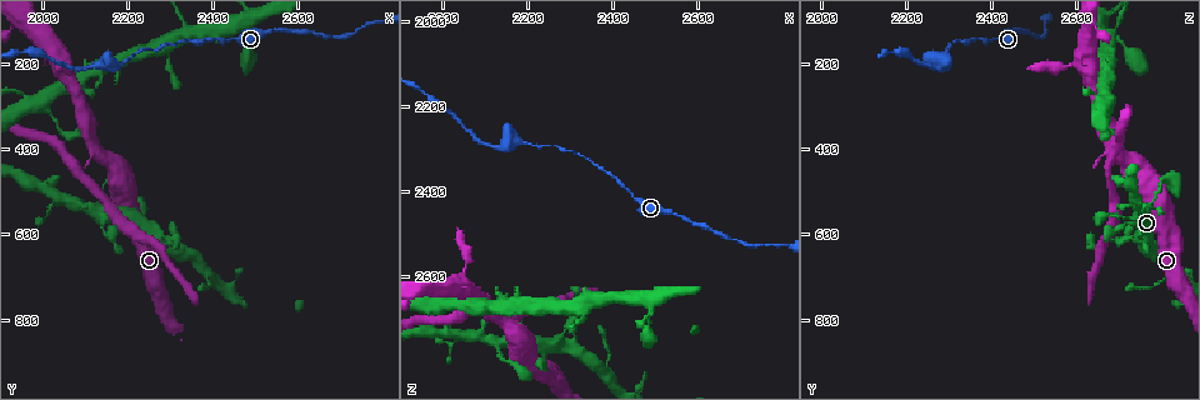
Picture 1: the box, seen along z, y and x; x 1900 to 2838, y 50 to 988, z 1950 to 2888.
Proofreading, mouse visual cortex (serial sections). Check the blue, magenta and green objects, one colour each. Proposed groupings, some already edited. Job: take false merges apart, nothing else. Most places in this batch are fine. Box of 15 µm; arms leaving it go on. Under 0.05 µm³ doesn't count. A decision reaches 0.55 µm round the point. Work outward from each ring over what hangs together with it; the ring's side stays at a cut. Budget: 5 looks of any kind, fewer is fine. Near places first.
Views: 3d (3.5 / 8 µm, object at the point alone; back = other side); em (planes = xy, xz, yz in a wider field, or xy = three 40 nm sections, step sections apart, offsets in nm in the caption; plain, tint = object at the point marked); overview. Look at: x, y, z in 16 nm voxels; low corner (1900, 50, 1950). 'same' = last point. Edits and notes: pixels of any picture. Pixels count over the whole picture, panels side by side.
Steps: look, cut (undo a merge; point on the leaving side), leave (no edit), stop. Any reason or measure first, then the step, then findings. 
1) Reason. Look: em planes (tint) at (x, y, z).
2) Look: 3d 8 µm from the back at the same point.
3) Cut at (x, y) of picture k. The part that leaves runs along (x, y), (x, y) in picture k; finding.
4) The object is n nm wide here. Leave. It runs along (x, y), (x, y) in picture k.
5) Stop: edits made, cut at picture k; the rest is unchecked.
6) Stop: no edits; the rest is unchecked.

Abrupt turn. Look: 3d 8 µm from the back at (2170, 200, 2280).

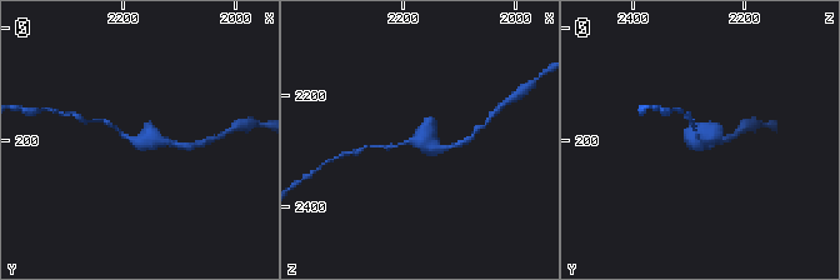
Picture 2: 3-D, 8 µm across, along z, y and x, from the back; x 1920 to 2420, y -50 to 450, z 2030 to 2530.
Look: 3d 3.5 µm at (2170, 200, 2280).

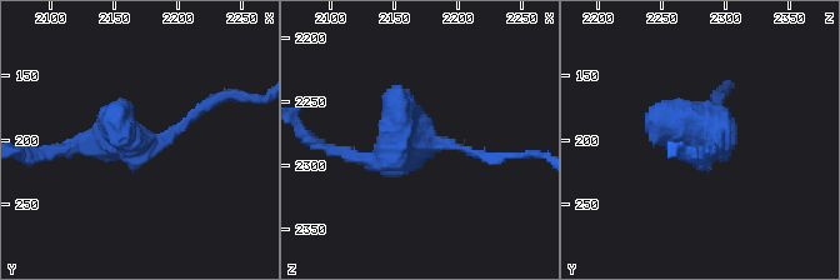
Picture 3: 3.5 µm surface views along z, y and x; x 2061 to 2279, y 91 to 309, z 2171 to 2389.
Leave. All the same cell.

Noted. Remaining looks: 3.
Branch point. Look: 3d 3.5 µm at (1965, 125, 2640).

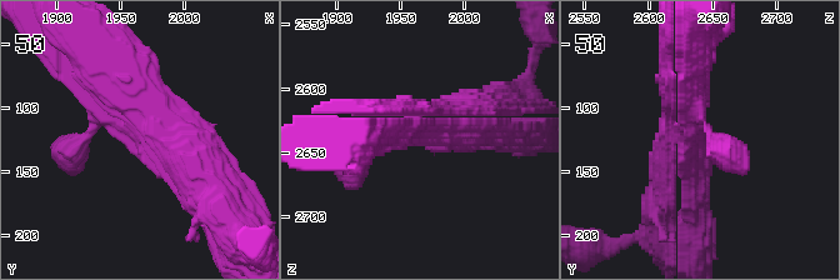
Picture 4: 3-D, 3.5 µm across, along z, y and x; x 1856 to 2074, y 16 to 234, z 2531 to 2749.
Look: em xy step 2 (tint) at (1966, 116, 2632).

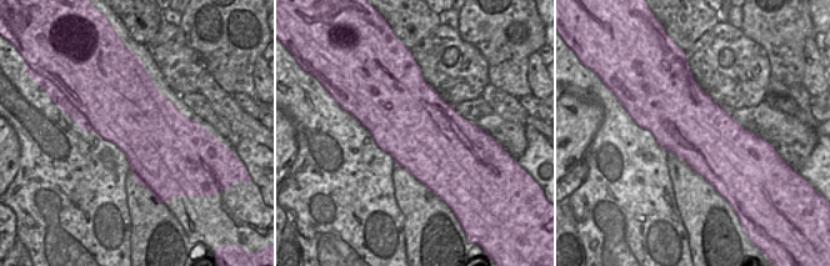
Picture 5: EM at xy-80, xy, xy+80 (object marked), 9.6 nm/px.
The object is 750 nm wide here. Leave. It runs along (698, 184), (663, 164) in picture 4; one cell here.

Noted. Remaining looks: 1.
Stop: no edits; the rest is unchecked.

